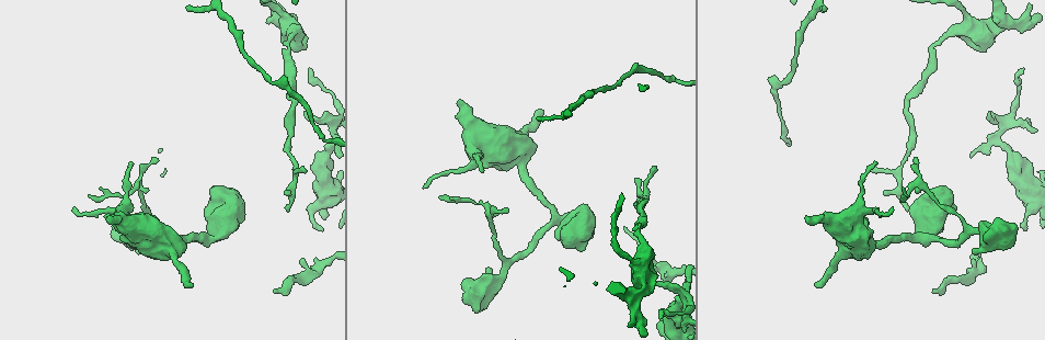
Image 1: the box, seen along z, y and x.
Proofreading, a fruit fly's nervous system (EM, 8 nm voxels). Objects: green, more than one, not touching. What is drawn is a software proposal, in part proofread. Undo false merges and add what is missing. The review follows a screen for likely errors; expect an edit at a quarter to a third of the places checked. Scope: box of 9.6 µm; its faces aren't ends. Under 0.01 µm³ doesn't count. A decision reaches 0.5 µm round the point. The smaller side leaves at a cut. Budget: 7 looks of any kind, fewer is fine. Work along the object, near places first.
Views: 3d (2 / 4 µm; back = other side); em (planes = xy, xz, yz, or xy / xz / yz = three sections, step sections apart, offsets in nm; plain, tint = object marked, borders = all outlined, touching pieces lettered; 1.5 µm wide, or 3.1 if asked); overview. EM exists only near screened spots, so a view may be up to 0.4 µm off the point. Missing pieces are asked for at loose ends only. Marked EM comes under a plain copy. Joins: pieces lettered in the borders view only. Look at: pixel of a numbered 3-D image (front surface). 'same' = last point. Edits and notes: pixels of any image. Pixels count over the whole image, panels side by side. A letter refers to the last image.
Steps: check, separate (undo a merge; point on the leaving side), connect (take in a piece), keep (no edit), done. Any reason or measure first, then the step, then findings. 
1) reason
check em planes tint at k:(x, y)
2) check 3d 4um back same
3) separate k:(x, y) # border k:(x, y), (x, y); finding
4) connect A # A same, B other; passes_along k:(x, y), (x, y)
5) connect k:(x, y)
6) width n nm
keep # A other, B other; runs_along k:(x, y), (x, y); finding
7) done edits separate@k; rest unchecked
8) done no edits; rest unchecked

an open end
check 3d 4um back at 1:(934, 291)

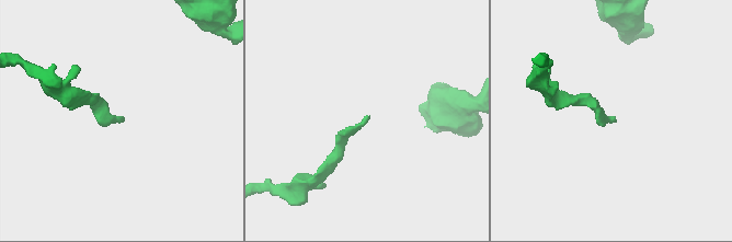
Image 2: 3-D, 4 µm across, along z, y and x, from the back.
shape alone is not enough
check em yz step 8 tint at 2:(122, 122)

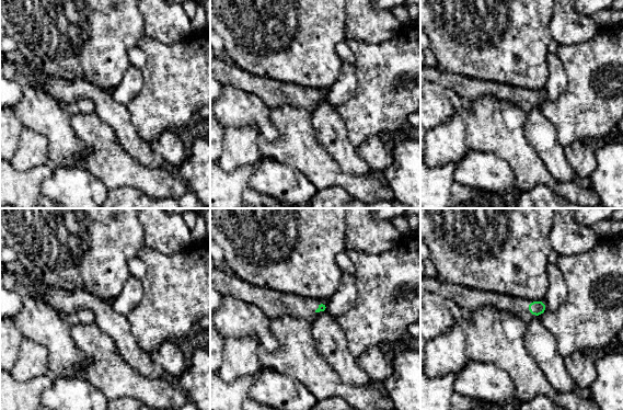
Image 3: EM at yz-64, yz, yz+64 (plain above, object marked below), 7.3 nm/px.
another direction
check em planes borders same

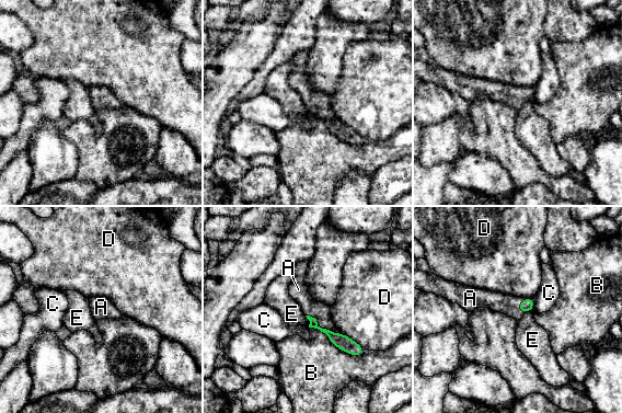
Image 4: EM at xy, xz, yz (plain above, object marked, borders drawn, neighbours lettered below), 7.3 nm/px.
connect A # A same, B other, C other, D other, E other; passes_along 4:(344, 343), (321, 328), (310, 307); it goes on there

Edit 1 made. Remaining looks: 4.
see it whole again
check overview

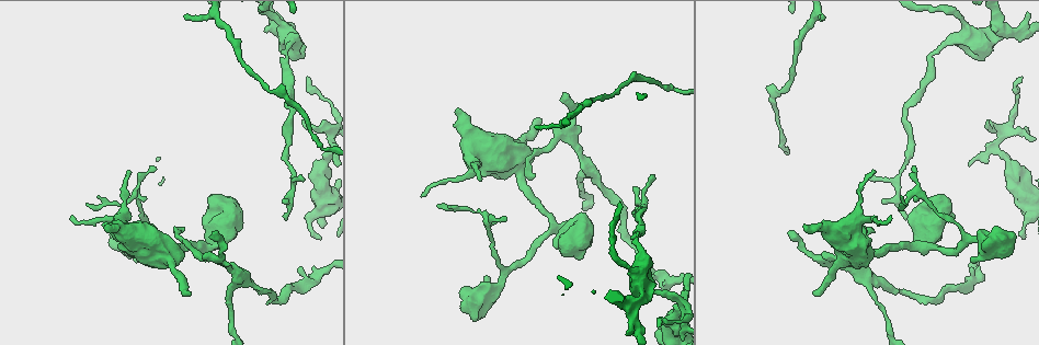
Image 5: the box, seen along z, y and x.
tapers out
check em planes borders at 5:(905, 217)

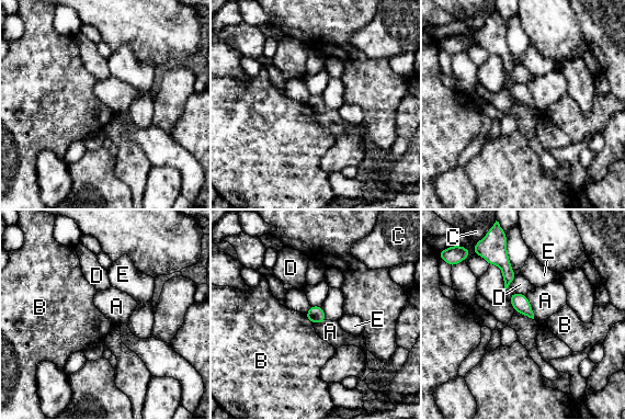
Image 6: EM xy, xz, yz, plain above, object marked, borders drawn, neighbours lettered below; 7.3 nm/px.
width 130 nm
keep # A other, B other, C other, D other, E other; border 6:(525, 295), (534, 318); no lettered piece goes on from it

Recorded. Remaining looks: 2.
calibre changes
check em planes borders at 5:(636, 238)

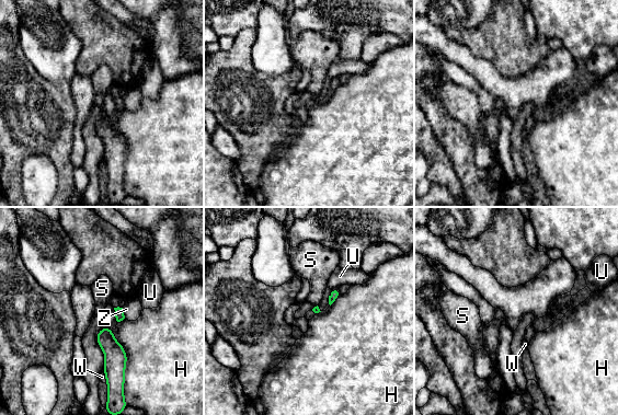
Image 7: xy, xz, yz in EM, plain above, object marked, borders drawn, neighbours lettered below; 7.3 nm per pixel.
width 60 nm
keep # H other, S other, U other, W other, Z other; border 7:(122, 308), (125, 318); continuous, no second neuron

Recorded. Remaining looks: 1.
done edits connect@4; rest unchecked

